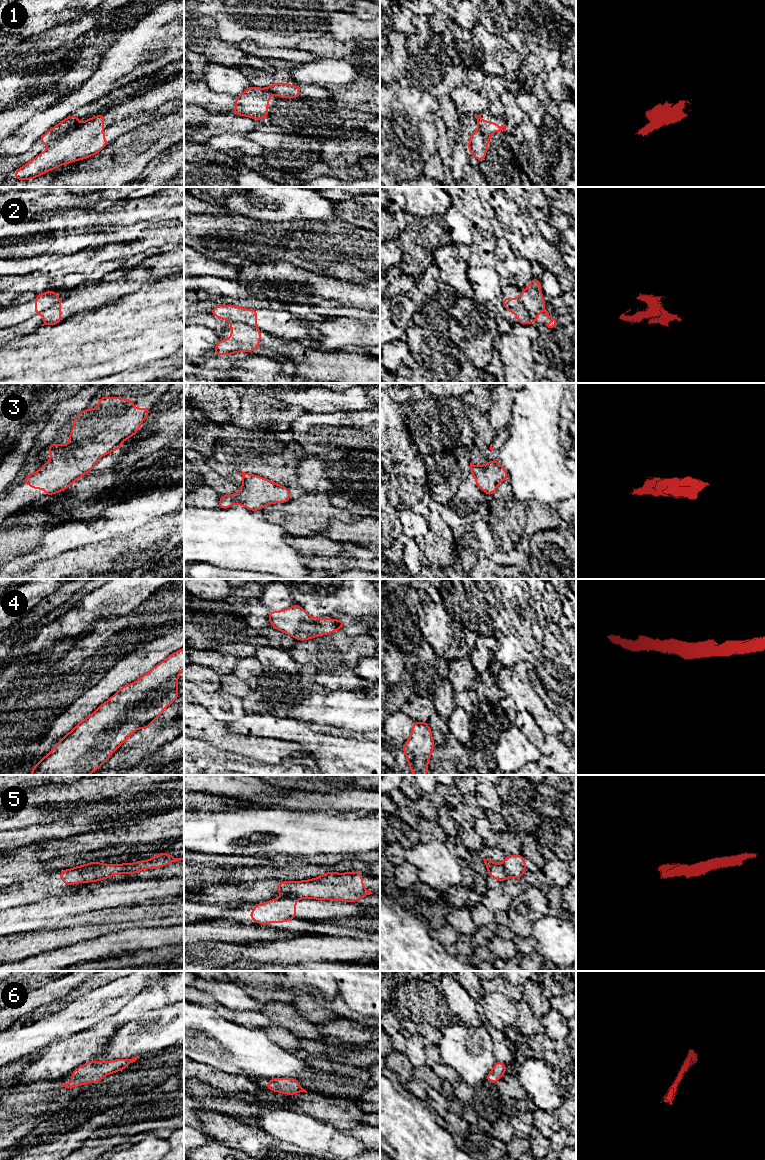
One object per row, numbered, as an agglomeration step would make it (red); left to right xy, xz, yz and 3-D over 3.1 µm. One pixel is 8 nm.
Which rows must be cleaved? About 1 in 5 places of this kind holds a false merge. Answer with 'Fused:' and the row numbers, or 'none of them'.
Fused: 1, 2, 5

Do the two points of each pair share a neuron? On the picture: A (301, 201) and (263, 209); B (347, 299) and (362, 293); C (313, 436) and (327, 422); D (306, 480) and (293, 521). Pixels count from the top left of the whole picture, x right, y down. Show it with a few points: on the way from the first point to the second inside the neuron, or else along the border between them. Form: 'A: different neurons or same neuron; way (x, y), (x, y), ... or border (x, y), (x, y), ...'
A: same neuron; way (292, 201), (272, 201)
B: same neuron; way (351, 296), (358, 296)
C: same neuron; way (316, 433), (324, 425)
D: different neurons; border (307, 492), (324, 493), (329, 501)

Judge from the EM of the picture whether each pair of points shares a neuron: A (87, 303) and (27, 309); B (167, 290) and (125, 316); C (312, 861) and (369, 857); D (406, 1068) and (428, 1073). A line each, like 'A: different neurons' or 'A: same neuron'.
A: different neurons
B: same neuron
C: same neuron
D: same neuron

